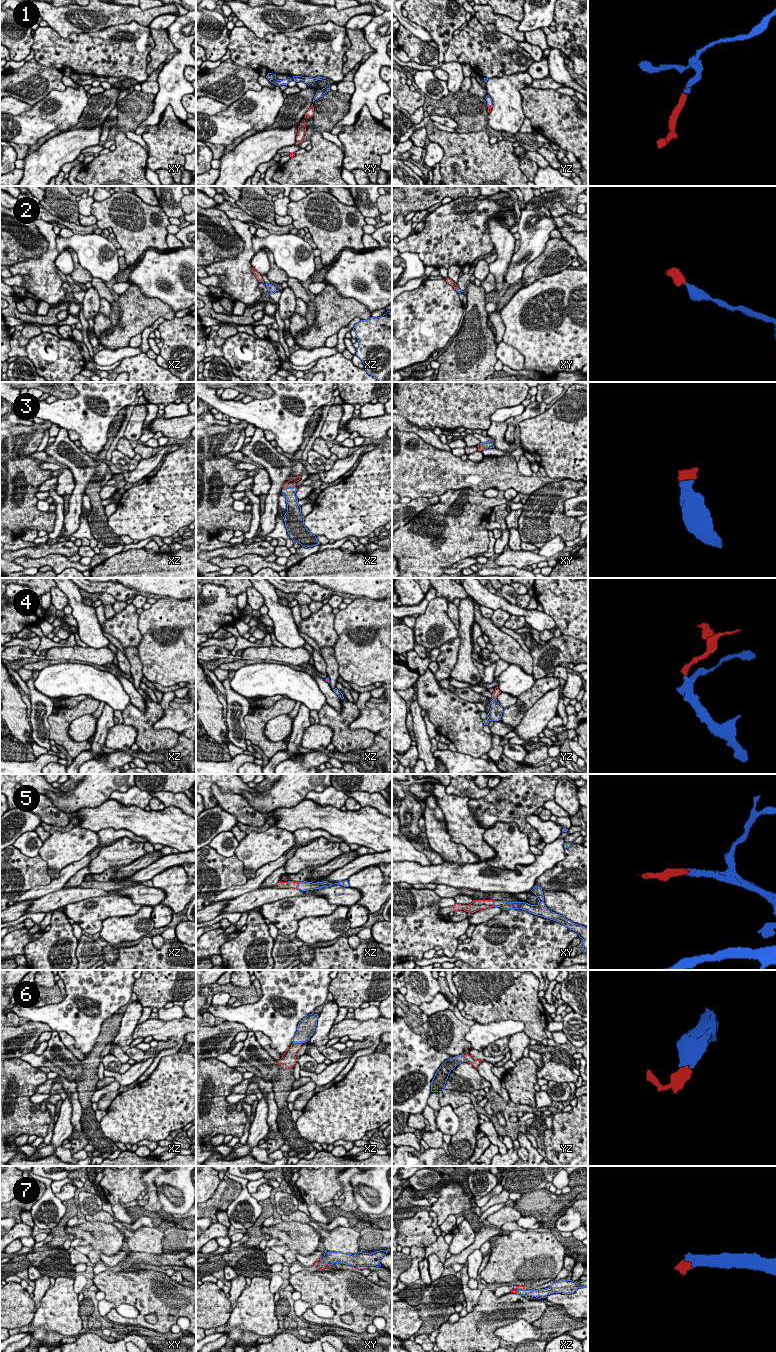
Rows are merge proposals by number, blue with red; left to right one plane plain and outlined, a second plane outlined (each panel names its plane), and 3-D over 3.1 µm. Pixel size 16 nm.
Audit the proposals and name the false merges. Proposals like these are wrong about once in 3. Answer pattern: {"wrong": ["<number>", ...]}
{"wrong": []}

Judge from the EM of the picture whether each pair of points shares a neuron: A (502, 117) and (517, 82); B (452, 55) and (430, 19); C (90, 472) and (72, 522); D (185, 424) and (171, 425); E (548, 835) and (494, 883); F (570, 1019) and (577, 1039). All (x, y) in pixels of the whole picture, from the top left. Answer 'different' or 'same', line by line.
A: same
B: different
C: same
D: same
E: different
F: same

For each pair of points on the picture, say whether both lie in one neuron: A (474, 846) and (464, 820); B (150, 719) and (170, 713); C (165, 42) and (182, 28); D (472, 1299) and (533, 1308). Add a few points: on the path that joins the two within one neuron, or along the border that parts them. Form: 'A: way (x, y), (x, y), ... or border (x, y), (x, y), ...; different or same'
A: way (473, 840), (464, 826); same
B: border (159, 704), (163, 715), (153, 727), (178, 733); different
C: border (166, 29), (168, 38), (179, 50); different
D: border (481, 1291), (478, 1303), (468, 1313); different

